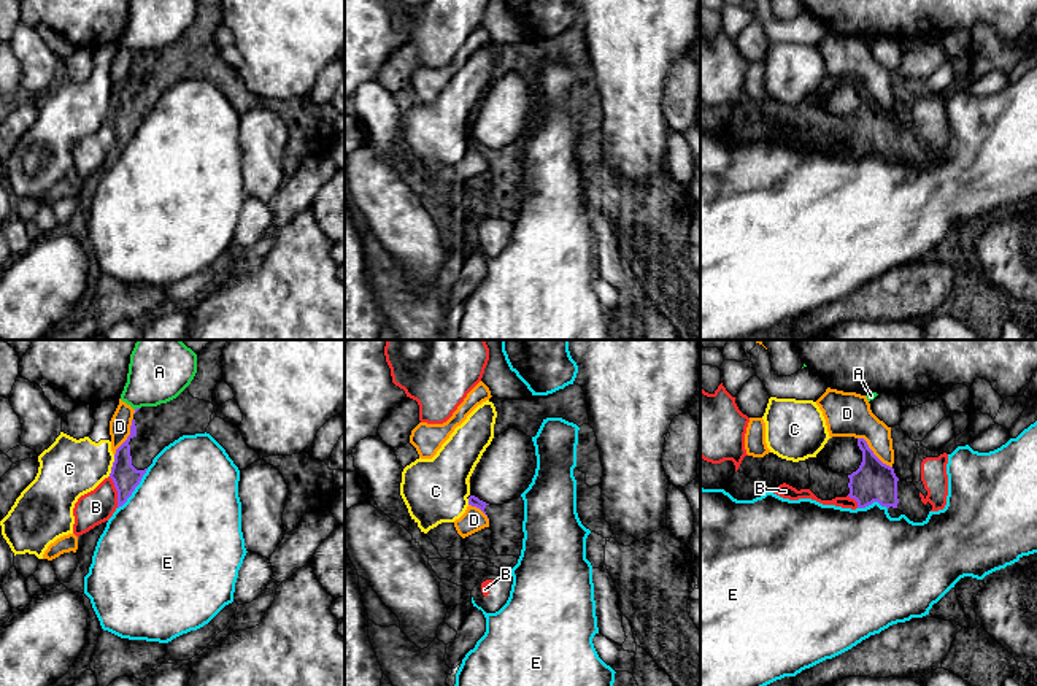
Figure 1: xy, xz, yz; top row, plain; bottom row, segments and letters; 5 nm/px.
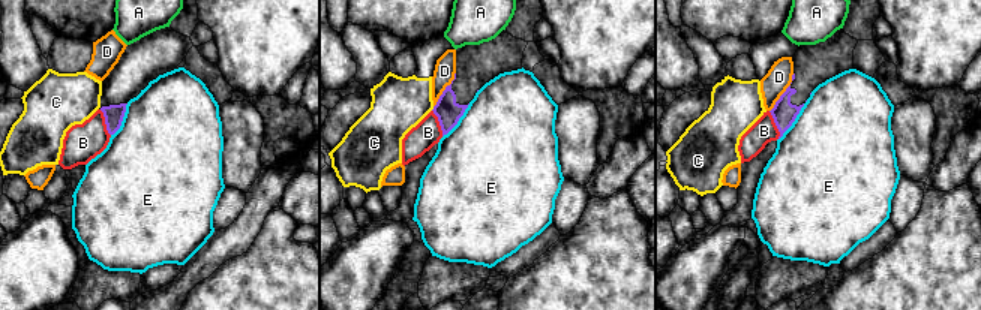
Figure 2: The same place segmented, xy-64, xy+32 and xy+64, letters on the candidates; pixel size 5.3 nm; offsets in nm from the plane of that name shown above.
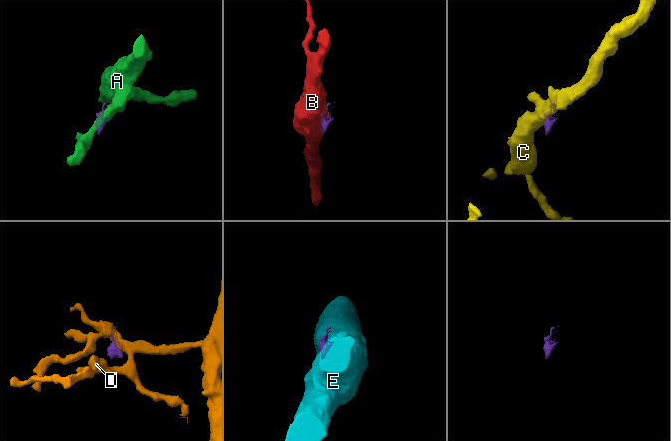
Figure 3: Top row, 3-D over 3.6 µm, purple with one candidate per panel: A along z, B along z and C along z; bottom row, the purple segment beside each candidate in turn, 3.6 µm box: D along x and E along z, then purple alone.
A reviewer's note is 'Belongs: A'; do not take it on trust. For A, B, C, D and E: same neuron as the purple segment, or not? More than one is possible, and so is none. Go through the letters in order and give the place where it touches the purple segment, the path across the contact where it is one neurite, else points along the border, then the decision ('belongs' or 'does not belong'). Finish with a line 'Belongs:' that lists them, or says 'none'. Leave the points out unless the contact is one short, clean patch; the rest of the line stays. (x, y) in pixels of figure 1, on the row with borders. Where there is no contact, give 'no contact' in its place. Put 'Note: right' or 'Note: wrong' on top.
Note: wrong
A: contact xy (137, 408); border xy (138, 407), (135, 410); does not belong
B: contact xy (118, 493); border xy (108, 477), (116, 491), (118, 507); does not belong
C: contact xy (113, 466); border xy (115, 454), (108, 475); does not belong
D: contact yz (872, 453); border yz (858, 437), (891, 467); does not belong
E: contact xy (134, 489); border xy (148, 469), (132, 494), (118, 508); does not belong
Belongs: none

